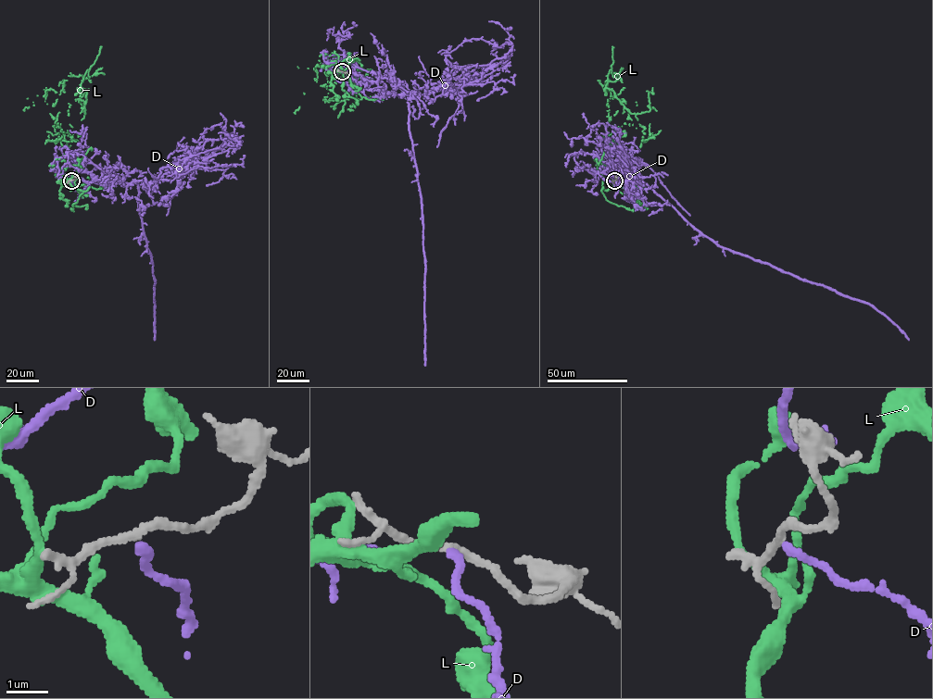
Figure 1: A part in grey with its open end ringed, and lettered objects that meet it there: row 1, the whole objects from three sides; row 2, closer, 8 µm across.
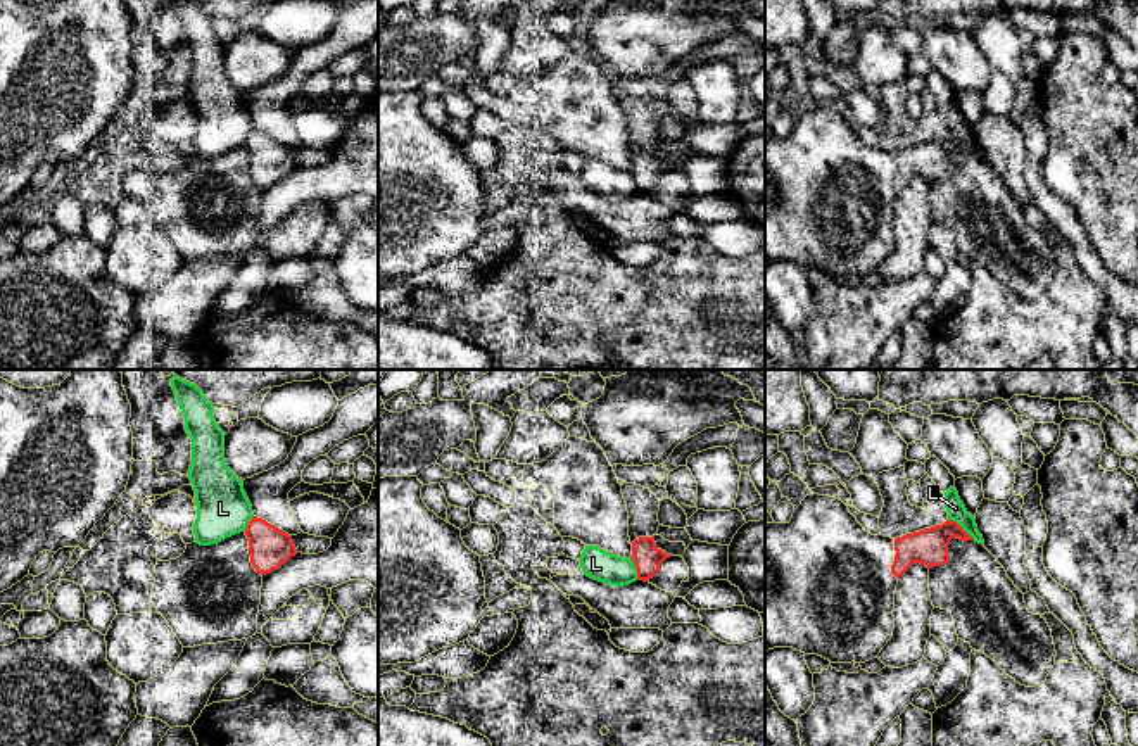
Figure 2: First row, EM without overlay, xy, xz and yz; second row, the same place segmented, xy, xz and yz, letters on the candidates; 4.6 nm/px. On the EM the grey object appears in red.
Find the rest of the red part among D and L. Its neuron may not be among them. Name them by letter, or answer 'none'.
D

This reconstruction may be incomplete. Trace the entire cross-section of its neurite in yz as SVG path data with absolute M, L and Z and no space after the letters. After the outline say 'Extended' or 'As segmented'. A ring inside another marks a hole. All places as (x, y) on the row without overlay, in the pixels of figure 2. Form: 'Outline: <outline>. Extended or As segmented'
Outline: M946 133L941 138L907 147L895 152L895 174L891 186L900 192L914 176L934 181L950 174L948 157L957 150L974 154L957 135Z. As segmented

